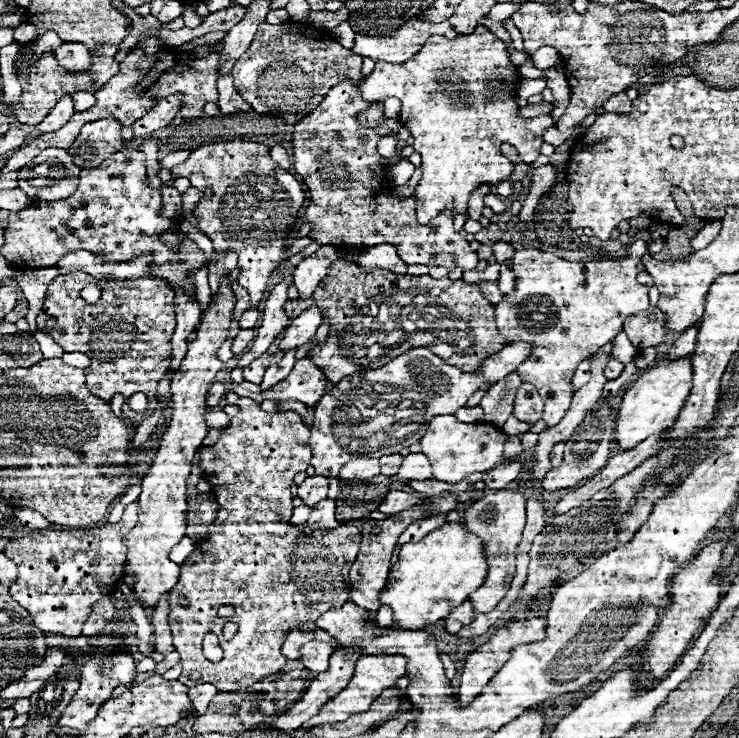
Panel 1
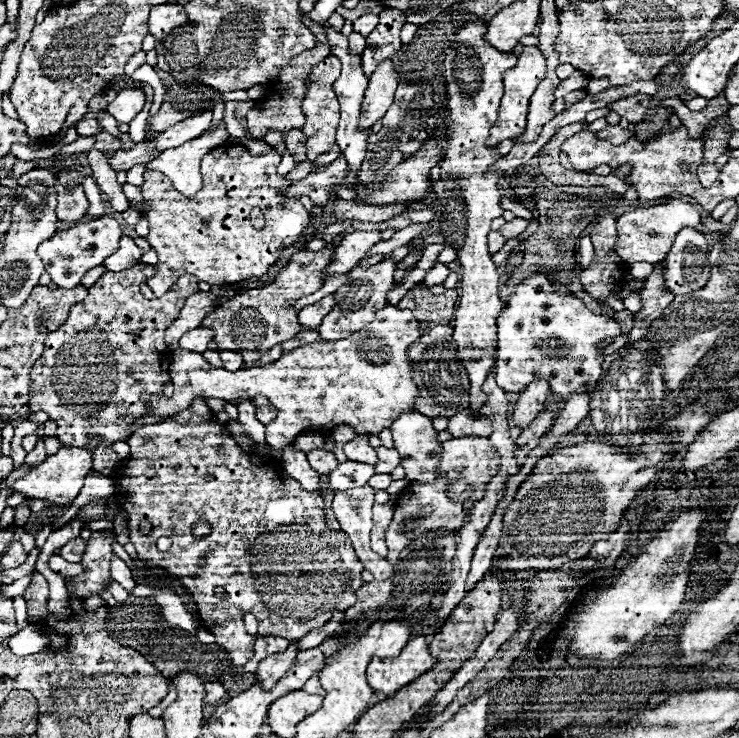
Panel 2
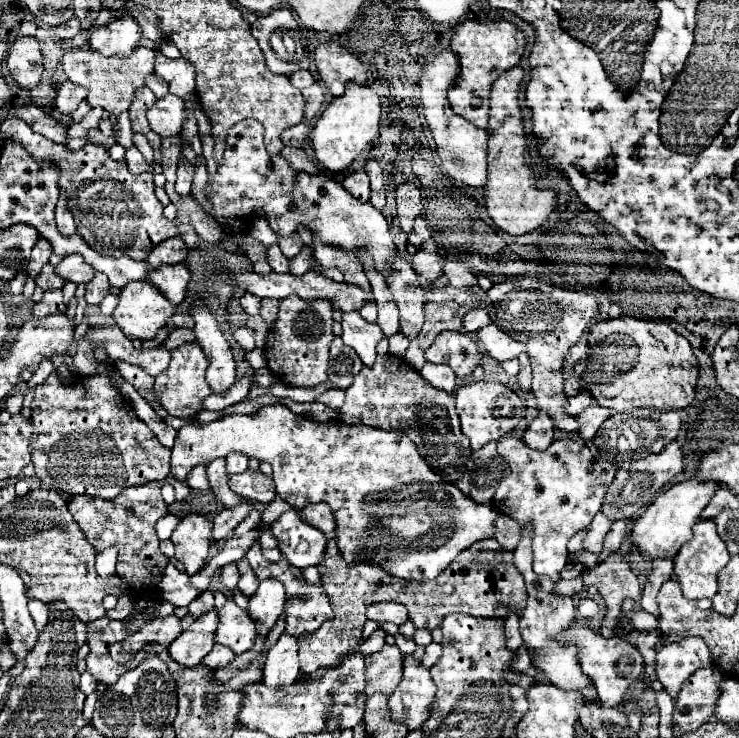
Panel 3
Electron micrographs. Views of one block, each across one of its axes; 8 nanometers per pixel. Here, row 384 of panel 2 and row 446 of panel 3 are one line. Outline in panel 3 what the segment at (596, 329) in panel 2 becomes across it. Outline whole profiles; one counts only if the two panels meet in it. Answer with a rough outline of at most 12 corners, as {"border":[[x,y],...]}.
{"border":[[504,436],[494,506],[534,524],[534,572],[560,580],[616,468],[592,442]]}

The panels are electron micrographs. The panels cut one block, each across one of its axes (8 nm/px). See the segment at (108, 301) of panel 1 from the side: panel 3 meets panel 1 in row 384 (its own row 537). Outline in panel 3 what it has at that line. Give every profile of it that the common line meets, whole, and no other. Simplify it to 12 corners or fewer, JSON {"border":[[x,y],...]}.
{"border":[[158,484],[114,500],[74,496],[74,514],[98,552],[118,548],[118,576],[150,594],[158,552],[154,524],[168,514]]}

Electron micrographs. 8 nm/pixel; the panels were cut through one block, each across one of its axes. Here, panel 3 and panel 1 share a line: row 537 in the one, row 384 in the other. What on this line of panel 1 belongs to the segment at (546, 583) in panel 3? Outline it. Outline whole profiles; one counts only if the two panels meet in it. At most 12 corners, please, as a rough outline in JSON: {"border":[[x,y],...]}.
{"border":[[522,382],[514,418],[534,424],[544,402],[536,388]]}

